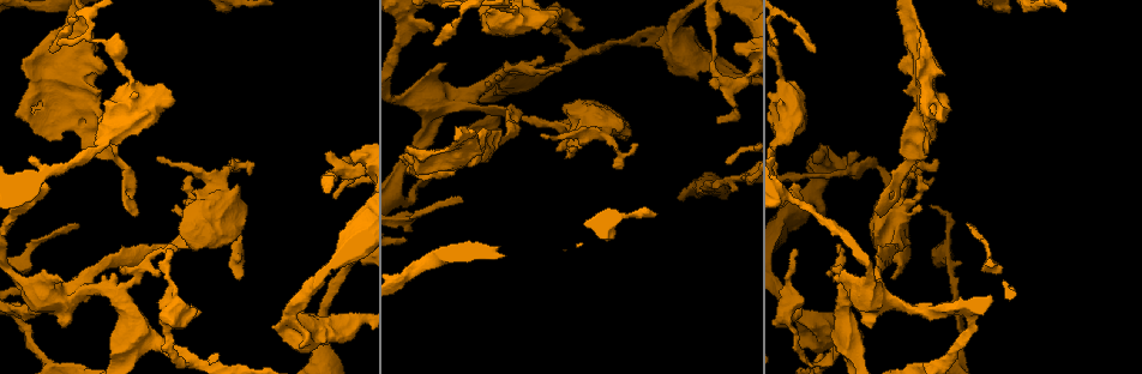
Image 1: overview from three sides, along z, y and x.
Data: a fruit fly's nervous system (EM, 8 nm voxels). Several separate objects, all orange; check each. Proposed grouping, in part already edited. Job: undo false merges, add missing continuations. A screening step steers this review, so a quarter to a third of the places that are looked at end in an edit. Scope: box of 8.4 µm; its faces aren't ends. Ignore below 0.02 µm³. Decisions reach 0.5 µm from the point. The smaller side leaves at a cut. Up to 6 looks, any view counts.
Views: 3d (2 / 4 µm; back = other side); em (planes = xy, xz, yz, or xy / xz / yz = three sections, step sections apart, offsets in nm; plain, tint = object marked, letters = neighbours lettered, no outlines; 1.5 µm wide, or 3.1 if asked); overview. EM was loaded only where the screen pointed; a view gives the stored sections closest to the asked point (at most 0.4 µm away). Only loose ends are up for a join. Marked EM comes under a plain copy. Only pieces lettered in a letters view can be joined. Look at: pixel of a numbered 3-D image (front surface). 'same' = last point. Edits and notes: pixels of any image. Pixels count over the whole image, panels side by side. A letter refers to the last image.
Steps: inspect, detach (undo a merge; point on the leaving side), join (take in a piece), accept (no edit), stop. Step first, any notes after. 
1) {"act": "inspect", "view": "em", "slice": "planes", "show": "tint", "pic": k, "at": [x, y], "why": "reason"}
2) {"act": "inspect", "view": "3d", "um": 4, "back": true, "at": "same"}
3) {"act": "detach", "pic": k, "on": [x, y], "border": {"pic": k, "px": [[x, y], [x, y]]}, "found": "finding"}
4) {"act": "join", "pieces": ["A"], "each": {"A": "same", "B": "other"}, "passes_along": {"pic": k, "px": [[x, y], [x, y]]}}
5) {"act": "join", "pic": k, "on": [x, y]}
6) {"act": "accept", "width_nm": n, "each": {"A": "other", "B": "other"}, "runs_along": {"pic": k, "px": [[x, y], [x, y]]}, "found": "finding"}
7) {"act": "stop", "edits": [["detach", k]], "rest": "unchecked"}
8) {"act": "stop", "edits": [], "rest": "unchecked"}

{"act": "inspect", "view": "3d", "um": 4, "pic": 1, "at": [729, 85]}

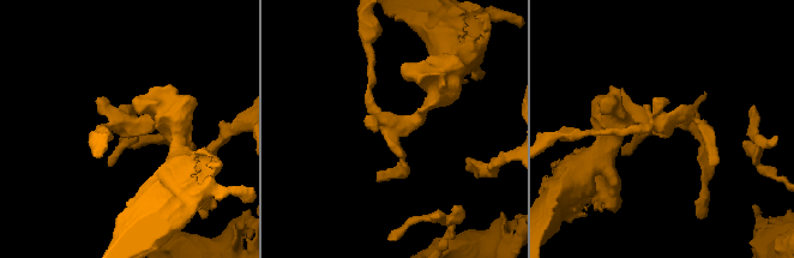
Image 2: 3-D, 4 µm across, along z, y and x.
{"act": "inspect", "view": "em", "slice": "planes", "show": "letters", "pic": 2, "at": [660, 127]}

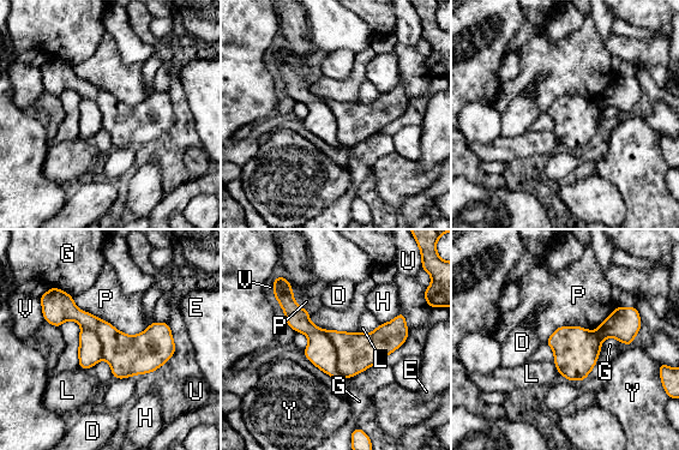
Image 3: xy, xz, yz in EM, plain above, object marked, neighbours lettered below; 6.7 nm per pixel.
{"act": "detach", "pic": 3, "on": [320, 350], "longest_contact_nm": ["P", 550], "each": {"D": "other", "E": "other", "G": "other", "H": "other", "L": "other", "P": "other", "U": "other", "V": "other", "Y": "other"}, "border": {"pic": 3, "px": [[323, 330], [336, 350], [341, 377]]}, "found": "a second neuron is stuck on"}

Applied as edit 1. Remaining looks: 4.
{"act": "inspect", "view": "em", "slice": "xy", "step": 4, "show": "letters", "pic": 1, "at": [627, 127], "why": "thick end"}

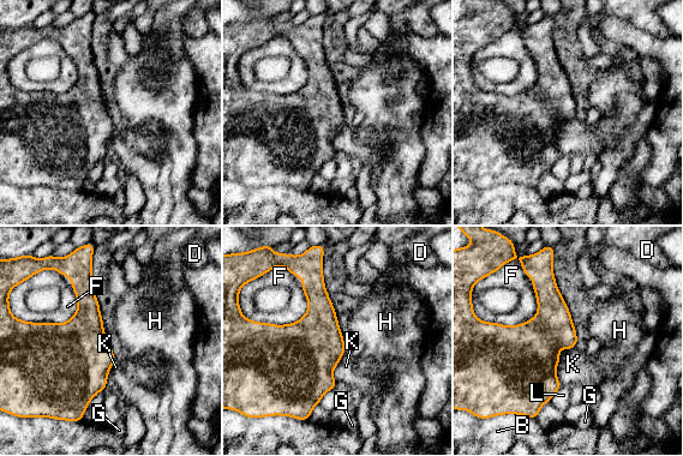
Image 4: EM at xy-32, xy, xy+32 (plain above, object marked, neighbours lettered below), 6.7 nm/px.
{"act": "inspect", "view": "em", "slice": "planes", "show": "letters", "at": "same", "why": "cut it another way"}

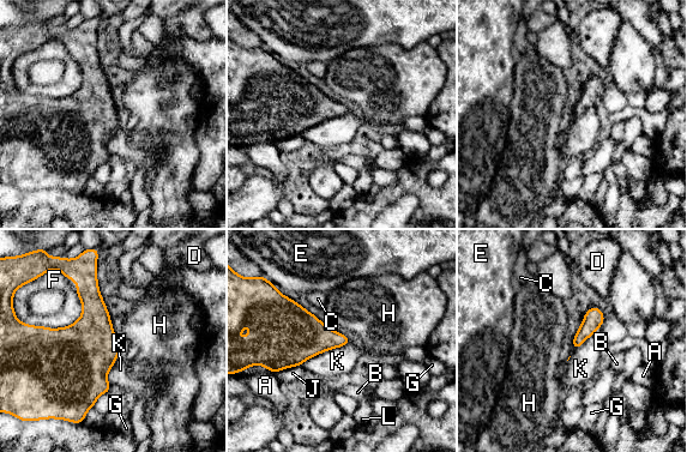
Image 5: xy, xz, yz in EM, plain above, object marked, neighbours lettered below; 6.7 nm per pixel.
{"act": "accept", "each": {"A": "other", "B": "other", "C": "other", "D": "other", "E": "other", "F": "other", "G": "other", "H": "other", "J": "other", "K": "other", "L": "other"}, "border": {"pic": 5, "px": [[349, 341], [315, 354], [300, 365]]}, "found": "no lettered piece goes on from it"}

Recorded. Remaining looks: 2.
{"act": "inspect", "view": "em", "slice": "xz", "step": 8, "show": "letters", "pic": 1, "at": [794, 249], "why": "thin end"}

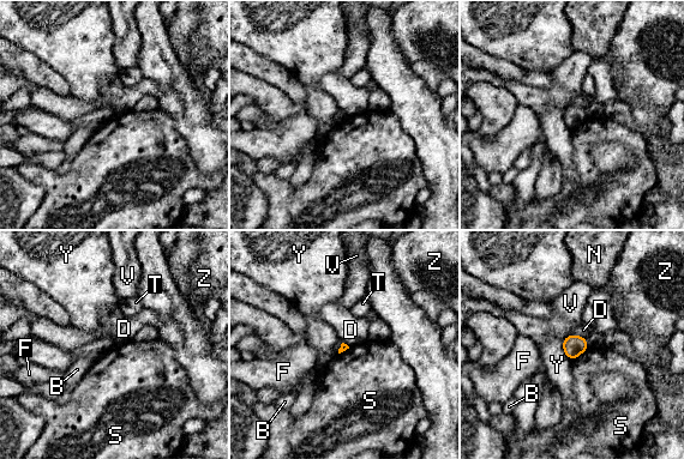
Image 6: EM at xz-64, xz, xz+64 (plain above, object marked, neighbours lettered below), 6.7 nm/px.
{"act": "inspect", "view": "em", "slice": "planes", "show": "letters", "at": "same", "why": "cut it another way"}

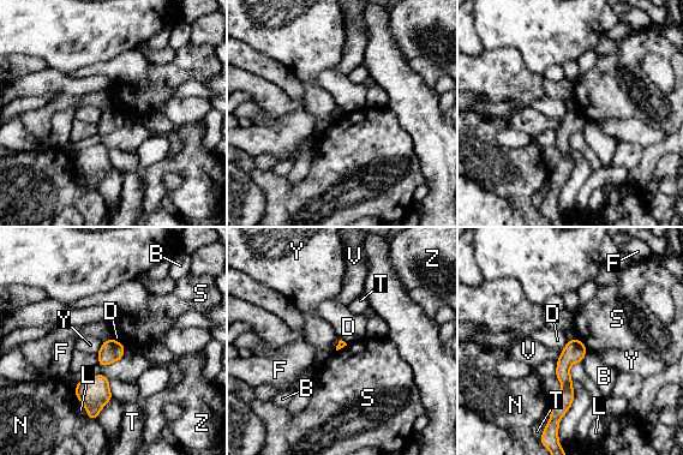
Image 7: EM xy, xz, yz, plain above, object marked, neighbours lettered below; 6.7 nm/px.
{"act": "accept", "each": {"B": "other", "D": "other", "F": "other", "L": "other", "N": "other", "S": "other", "T": "other", "V": "other", "Y": "other", "Z": "other"}, "runs_along": {"pic": 7, "px": [[576, 342], [564, 363], [559, 413]]}, "found": "none of them fits"}

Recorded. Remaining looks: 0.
{"act": "stop", "edits": [["detach", 3]], "rest": "unchecked"}

